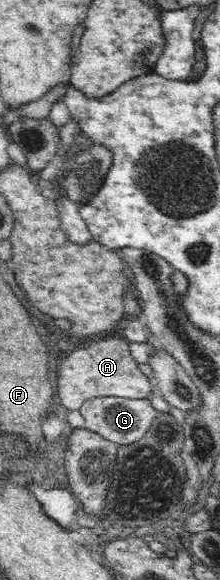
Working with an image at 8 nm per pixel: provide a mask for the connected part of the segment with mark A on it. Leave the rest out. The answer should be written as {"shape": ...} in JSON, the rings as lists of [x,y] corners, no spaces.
{"shape":[[[108,338],[97,344],[84,347],[61,356],[58,366],[58,395],[60,406],[68,411],[79,411],[90,399],[100,397],[122,397],[126,399],[148,399],[154,394],[154,385],[140,369],[130,353],[130,342],[126,339]]]}

